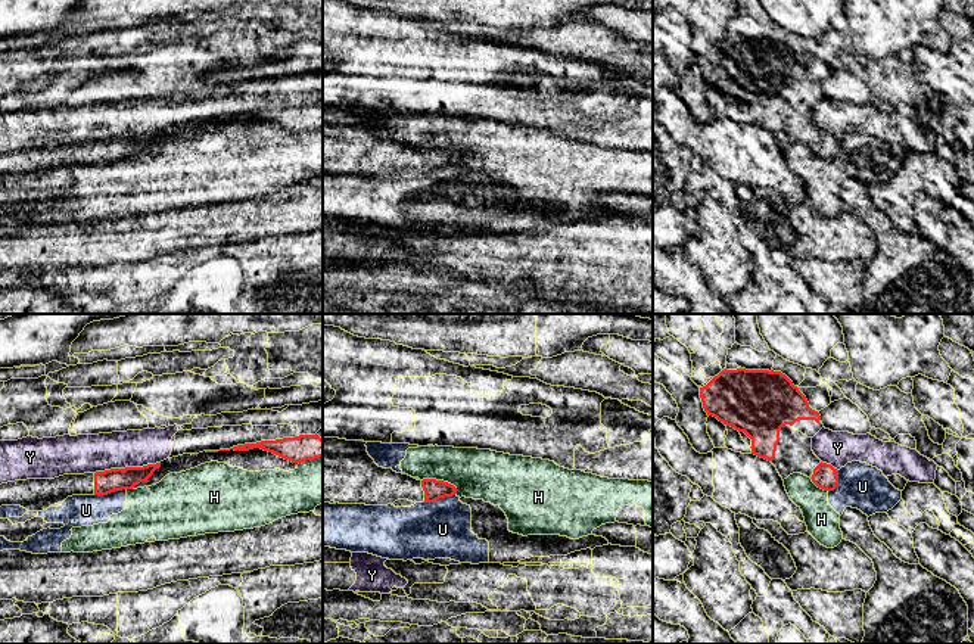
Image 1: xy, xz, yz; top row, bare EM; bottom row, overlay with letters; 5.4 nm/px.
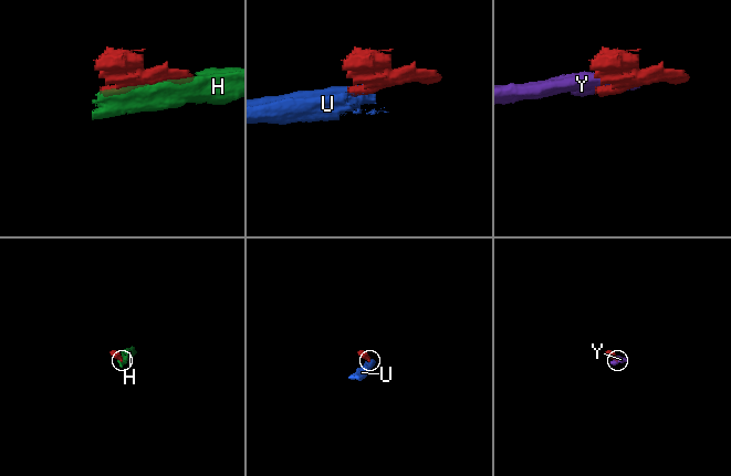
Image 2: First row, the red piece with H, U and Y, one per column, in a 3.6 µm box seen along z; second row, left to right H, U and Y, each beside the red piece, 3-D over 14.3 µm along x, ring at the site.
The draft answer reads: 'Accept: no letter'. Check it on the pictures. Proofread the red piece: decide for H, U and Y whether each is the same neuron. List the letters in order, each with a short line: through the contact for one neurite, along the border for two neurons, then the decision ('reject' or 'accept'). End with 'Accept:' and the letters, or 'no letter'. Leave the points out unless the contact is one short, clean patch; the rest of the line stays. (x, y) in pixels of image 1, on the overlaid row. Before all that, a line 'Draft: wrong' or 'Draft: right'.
Draft: right
H: reject
U: line xy (125, 488), (95, 495); reject
Y: line xy (159, 462), (142, 466), (111, 467), (95, 473); reject
Accept: no letter

